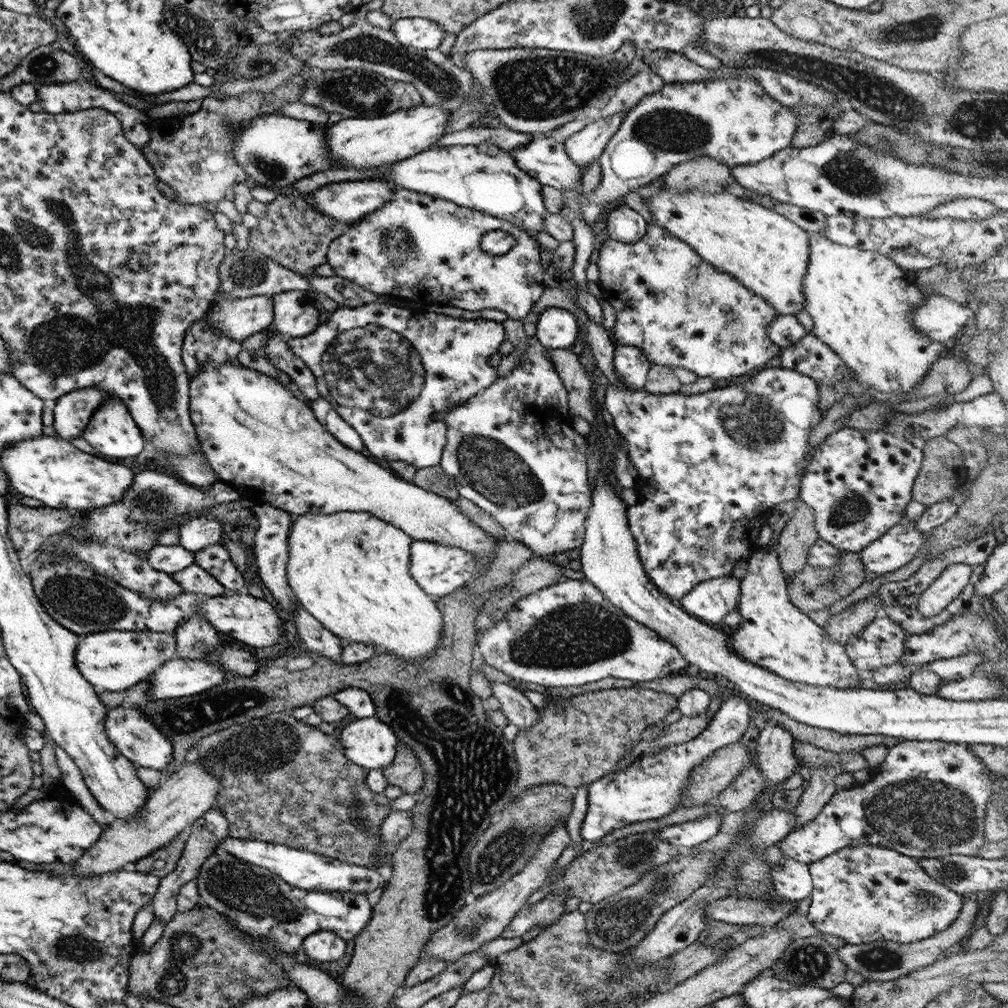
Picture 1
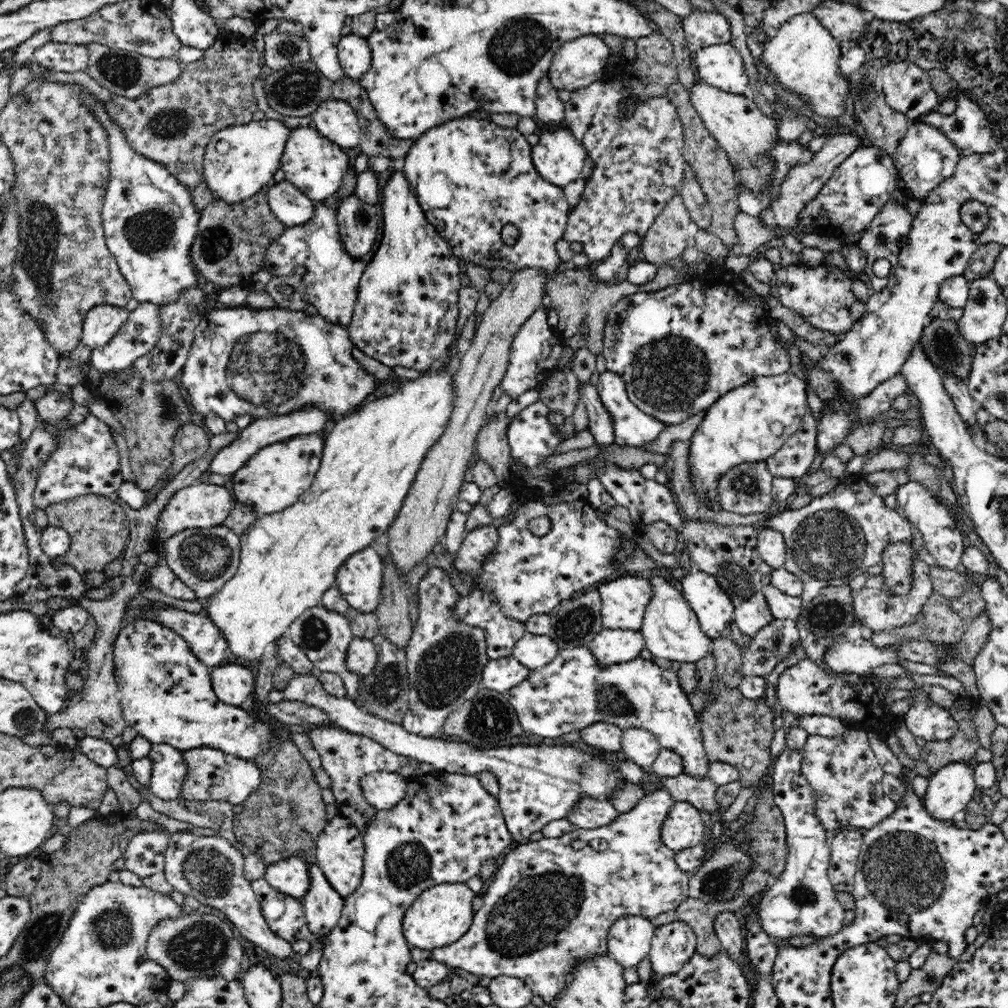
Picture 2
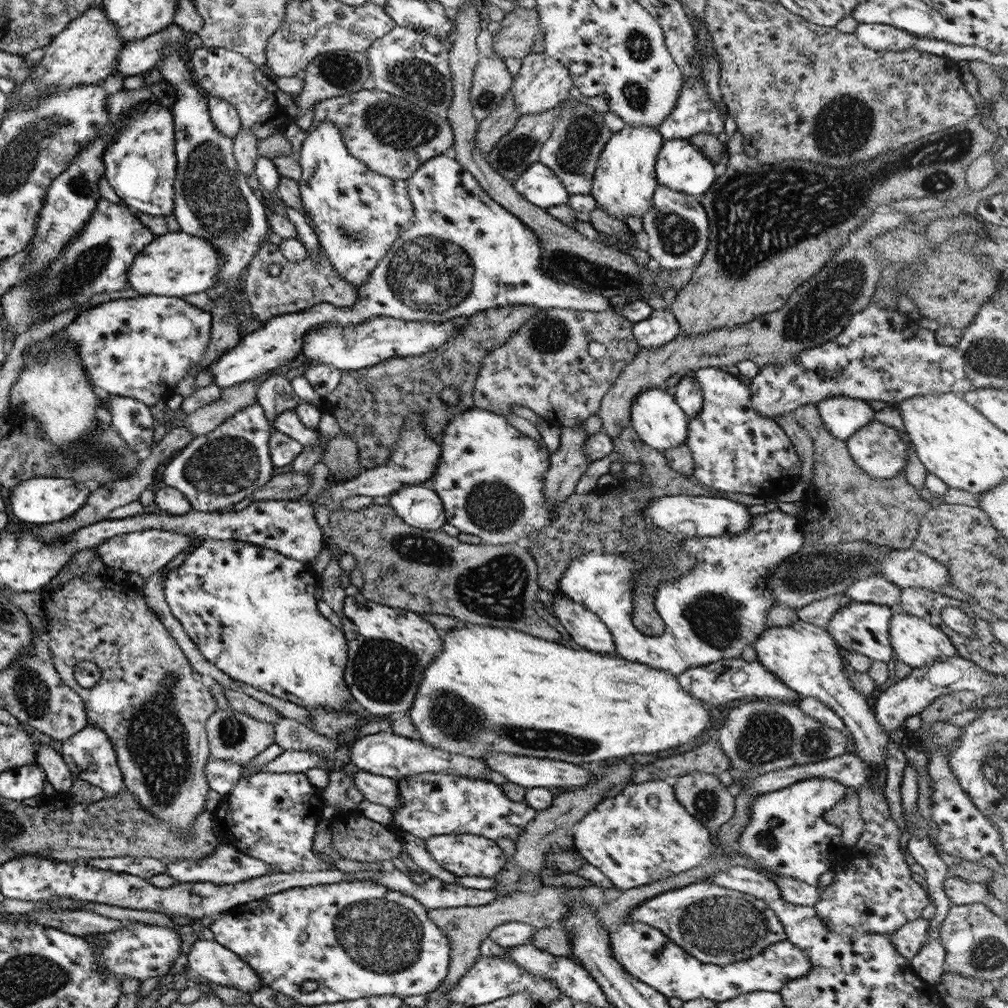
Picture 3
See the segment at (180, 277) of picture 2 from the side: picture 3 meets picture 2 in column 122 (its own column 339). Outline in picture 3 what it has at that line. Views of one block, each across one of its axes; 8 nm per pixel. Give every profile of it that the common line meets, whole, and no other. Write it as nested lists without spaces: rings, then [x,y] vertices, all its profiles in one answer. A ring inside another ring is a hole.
[[[319,123],[304,133],[298,165],[303,215],[312,226],[318,246],[331,268],[357,289],[370,277],[381,257],[411,224],[413,207],[403,180],[393,180],[368,170],[353,158],[341,141],[337,126]]]

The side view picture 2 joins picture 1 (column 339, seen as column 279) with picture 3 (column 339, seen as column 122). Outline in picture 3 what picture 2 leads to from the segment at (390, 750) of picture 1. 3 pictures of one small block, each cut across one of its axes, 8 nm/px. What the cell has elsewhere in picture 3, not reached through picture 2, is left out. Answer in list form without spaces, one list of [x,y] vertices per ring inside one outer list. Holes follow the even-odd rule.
[[[203,539],[185,554],[181,565],[168,571],[163,596],[171,615],[195,644],[200,656],[232,680],[308,710],[350,709],[351,698],[343,678],[346,638],[334,622],[317,612],[315,587],[320,578],[310,571],[311,565],[248,542]]]

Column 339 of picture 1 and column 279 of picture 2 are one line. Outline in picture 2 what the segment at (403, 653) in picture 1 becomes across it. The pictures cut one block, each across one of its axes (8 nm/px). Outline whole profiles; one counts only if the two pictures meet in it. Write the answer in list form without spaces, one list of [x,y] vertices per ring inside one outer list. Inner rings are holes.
[[[443,368],[436,369],[429,375],[422,376],[418,381],[406,382],[395,394],[381,397],[367,405],[361,406],[356,413],[338,421],[332,431],[324,438],[317,473],[310,488],[302,494],[300,500],[286,508],[286,510],[267,515],[258,514],[258,518],[243,533],[239,534],[241,538],[241,549],[239,550],[239,565],[236,574],[231,579],[228,579],[228,582],[216,594],[212,594],[210,598],[201,600],[201,602],[205,602],[202,604],[204,616],[210,619],[214,623],[214,627],[220,631],[220,635],[226,641],[226,647],[228,647],[230,654],[236,660],[243,662],[244,666],[252,662],[260,662],[269,644],[277,643],[282,636],[288,634],[289,627],[299,617],[302,617],[302,614],[305,614],[309,609],[320,606],[324,594],[330,587],[335,585],[335,574],[340,566],[344,564],[344,561],[355,552],[373,546],[378,538],[385,537],[389,526],[396,518],[402,506],[410,485],[413,483],[416,471],[426,451],[434,444],[435,440],[438,440],[438,437],[442,434],[444,428],[446,428],[446,423],[453,409],[453,394],[451,389],[451,373],[443,370]]]

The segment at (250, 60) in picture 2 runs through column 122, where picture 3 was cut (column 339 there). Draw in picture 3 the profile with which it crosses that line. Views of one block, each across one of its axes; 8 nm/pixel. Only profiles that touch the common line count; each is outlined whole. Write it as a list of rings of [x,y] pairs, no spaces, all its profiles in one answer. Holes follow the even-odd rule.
[[[361,89],[343,96],[324,98],[313,106],[310,128],[329,121],[337,126],[345,149],[381,176],[393,180],[409,179],[430,158],[442,155],[454,142],[445,116],[417,107],[404,98],[377,89]]]

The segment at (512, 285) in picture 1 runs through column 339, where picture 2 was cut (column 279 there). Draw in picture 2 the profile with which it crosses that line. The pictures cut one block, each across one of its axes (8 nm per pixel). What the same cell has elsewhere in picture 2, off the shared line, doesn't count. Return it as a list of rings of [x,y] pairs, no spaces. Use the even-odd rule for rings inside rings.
[[[319,201],[315,202],[313,208],[313,215],[310,217],[309,221],[304,222],[304,224],[296,225],[296,226],[286,226],[286,228],[281,232],[280,236],[272,242],[270,246],[266,246],[266,252],[263,255],[263,261],[259,270],[264,270],[264,272],[268,272],[271,274],[272,277],[274,276],[294,276],[299,275],[302,279],[302,283],[306,287],[306,293],[308,293],[309,304],[316,307],[317,313],[324,317],[327,321],[334,322],[337,324],[342,325],[343,327],[348,326],[349,322],[351,321],[353,315],[353,308],[356,304],[357,294],[359,289],[359,280],[363,273],[363,268],[365,262],[362,261],[360,257],[352,257],[344,247],[344,244],[341,242],[341,235],[340,231],[338,230],[339,226],[337,223],[337,214],[334,208],[330,207],[326,201]]]

